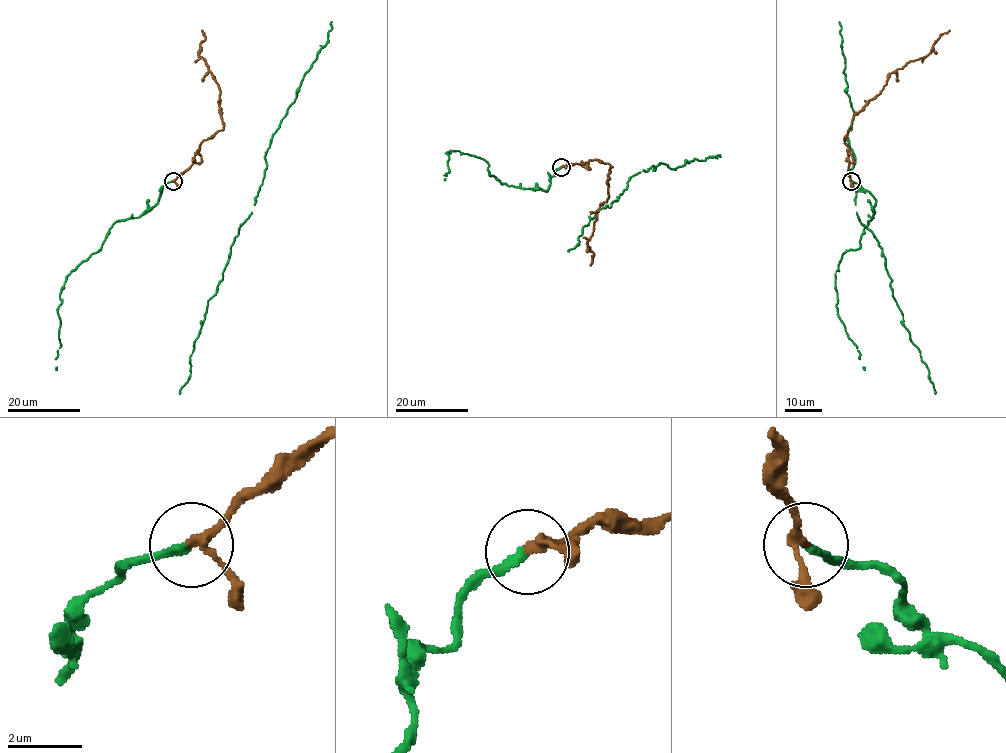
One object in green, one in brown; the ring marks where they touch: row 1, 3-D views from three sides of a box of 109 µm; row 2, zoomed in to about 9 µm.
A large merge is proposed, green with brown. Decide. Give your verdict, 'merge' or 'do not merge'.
merge

